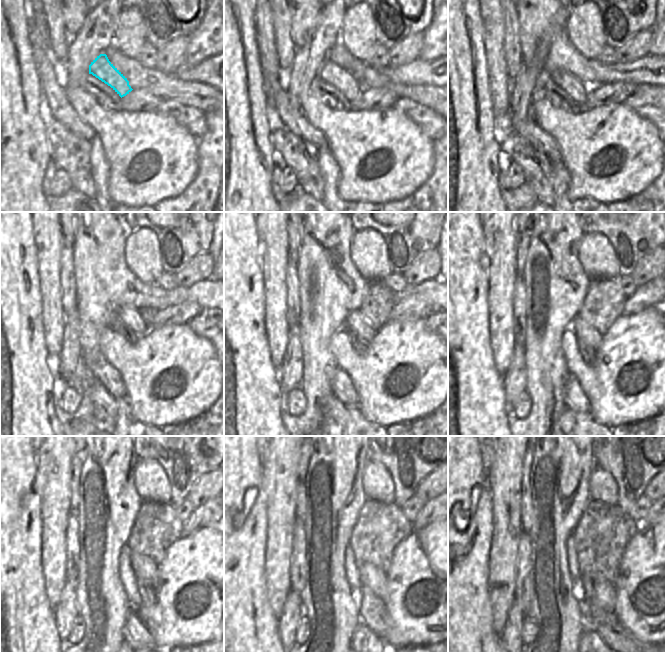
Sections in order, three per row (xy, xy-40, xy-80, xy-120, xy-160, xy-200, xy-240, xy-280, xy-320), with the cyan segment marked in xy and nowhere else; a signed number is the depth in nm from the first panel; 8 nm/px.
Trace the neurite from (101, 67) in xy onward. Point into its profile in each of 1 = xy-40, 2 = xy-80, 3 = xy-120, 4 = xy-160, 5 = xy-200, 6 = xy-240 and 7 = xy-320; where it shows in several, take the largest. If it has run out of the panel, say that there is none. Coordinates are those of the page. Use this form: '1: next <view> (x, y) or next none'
1: next xy-40 (347, 83)
2: next xy-80 (575, 88)
3: next xy-120 (131, 316)
4: next xy-160 (355, 320)
5: next xy-200 (586, 332)
6: next xy-240 (144, 568)
7: next xy-320 (600, 593)

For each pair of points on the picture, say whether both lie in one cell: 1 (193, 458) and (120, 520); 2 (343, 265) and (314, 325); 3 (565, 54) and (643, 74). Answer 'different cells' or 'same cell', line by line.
1: different cells
2: same cell
3: same cell

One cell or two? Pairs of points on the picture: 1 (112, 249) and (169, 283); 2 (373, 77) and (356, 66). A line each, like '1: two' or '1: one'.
1: two
2: two

